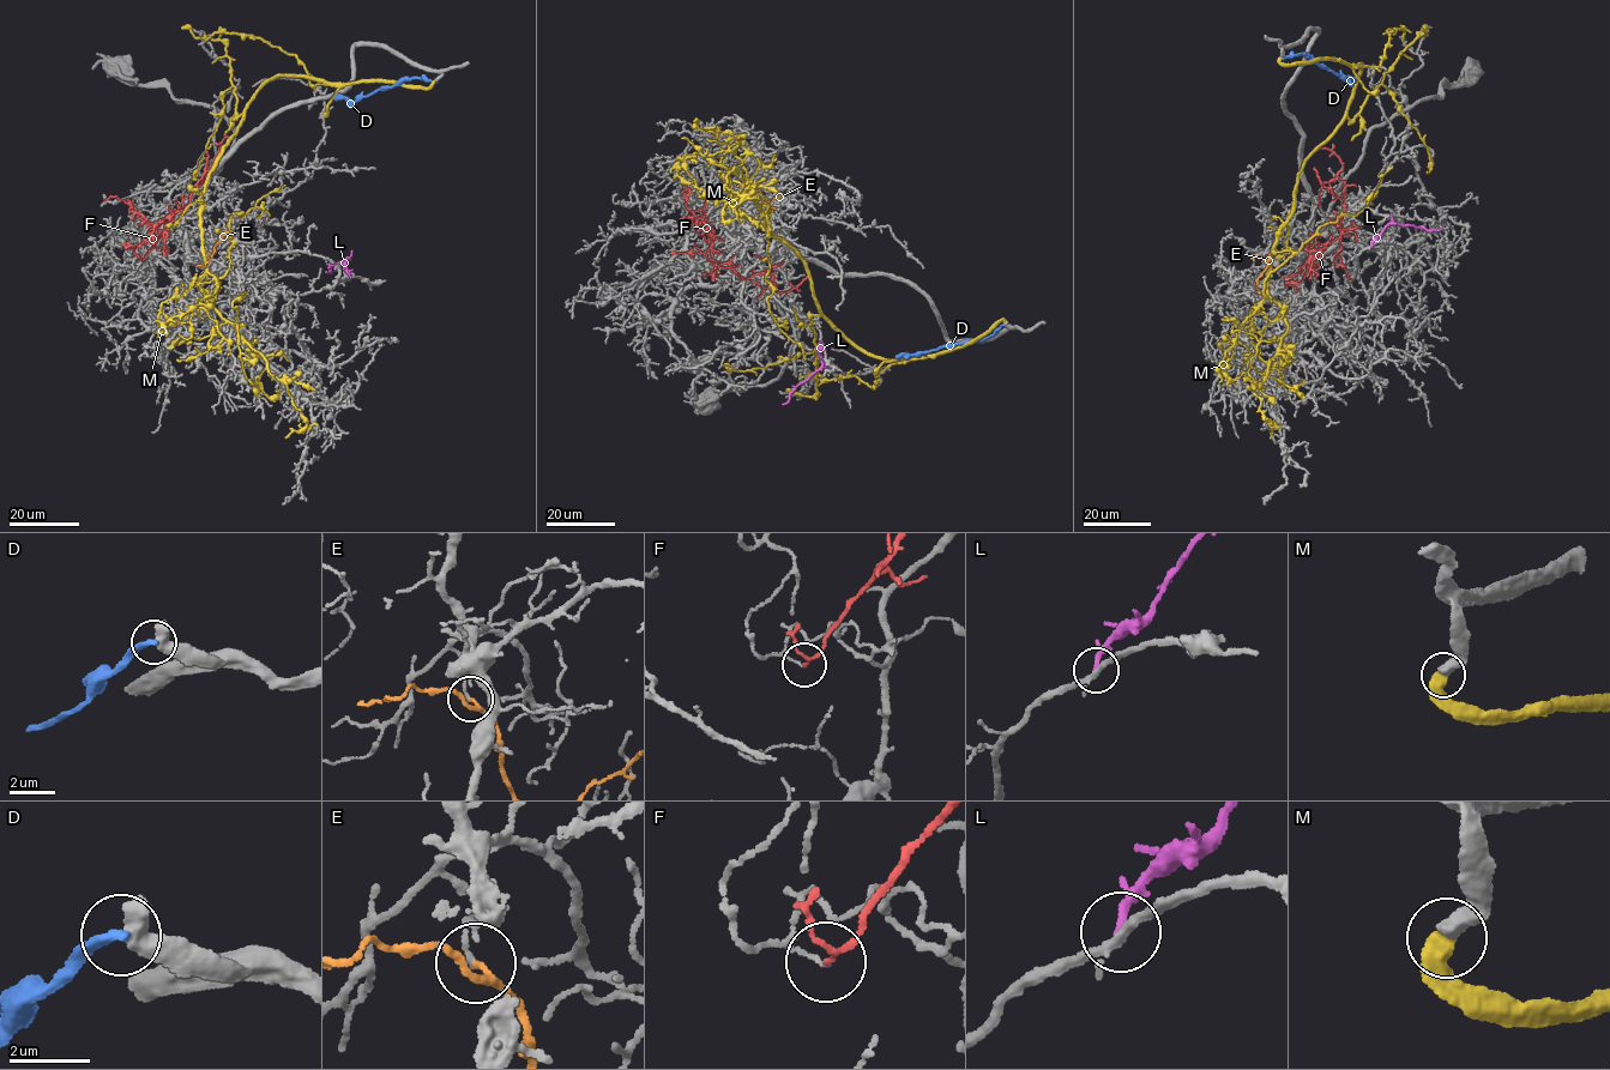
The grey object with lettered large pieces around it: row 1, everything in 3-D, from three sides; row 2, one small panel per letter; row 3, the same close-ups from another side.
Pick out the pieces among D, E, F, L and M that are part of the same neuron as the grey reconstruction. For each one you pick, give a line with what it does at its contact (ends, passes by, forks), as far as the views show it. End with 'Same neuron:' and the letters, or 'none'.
Same neuron: none

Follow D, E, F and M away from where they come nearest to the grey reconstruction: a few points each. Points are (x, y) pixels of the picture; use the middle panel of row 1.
D: (1005, 325), (983, 339), (896, 357)
E: (755, 185), (766, 204), (782, 193)
F: (670, 254), (704, 253), (718, 264), (725, 263), (745, 279), (771, 274), (776, 290), (785, 292), (807, 276)
M: (1005, 321), (934, 355), (868, 355), (820, 313), (757, 201), (742, 191), (725, 206), (757, 182), (727, 187)

